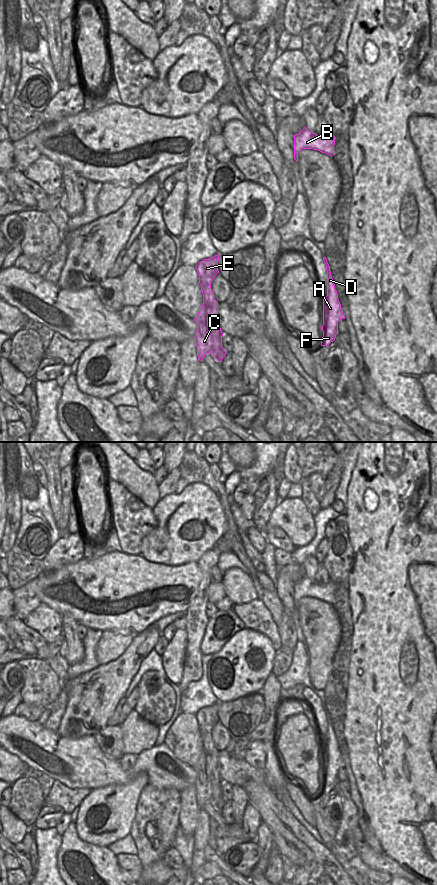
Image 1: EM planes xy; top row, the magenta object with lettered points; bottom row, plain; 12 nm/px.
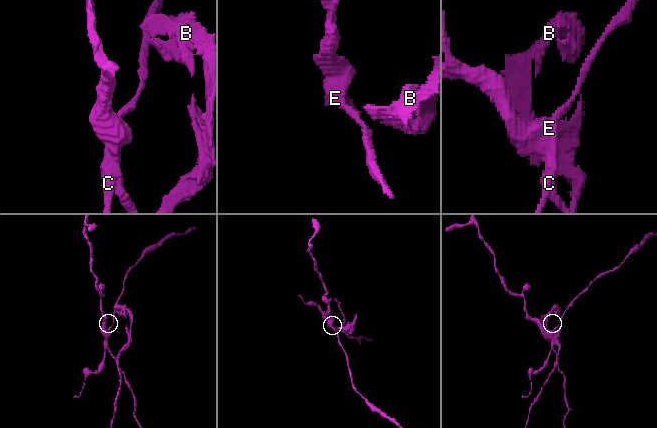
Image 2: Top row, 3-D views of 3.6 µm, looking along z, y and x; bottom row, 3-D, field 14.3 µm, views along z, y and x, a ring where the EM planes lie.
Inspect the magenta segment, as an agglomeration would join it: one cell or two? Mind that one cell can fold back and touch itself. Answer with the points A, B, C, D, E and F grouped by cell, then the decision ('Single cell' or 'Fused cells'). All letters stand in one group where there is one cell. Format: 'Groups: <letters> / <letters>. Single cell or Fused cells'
Groups: A B D E F / C. Fused cells.

